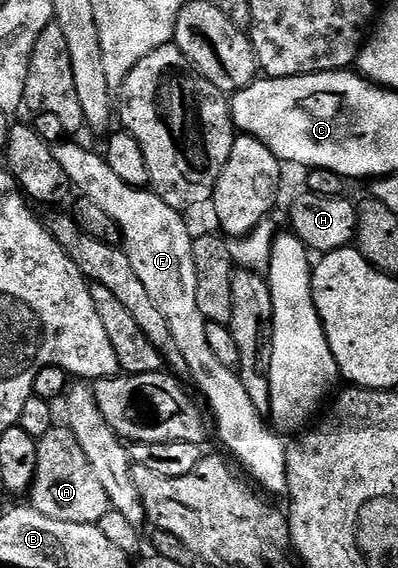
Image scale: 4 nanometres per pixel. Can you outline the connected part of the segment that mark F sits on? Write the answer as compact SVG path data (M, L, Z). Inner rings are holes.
M64 142L54 145L55 157L61 165L61 170L69 174L69 182L72 189L82 199L94 202L100 210L105 210L123 235L121 247L123 252L132 263L133 270L137 273L137 278L144 283L145 290L152 296L153 302L161 314L165 315L169 328L173 333L173 338L177 341L177 348L181 350L182 357L185 358L187 372L195 380L198 390L205 396L204 401L210 410L213 424L217 426L217 436L222 444L241 462L242 466L259 482L258 487L264 493L286 495L288 488L288 468L287 450L284 439L270 425L263 420L253 402L250 401L249 394L245 391L245 386L241 382L238 373L218 361L216 354L210 349L205 330L208 323L201 313L201 308L197 303L197 270L196 260L193 258L193 231L189 225L183 221L184 213L180 209L169 206L169 202L162 200L159 195L147 188L134 188L129 186L109 166L106 155L90 152L87 148L82 148L79 144Z

